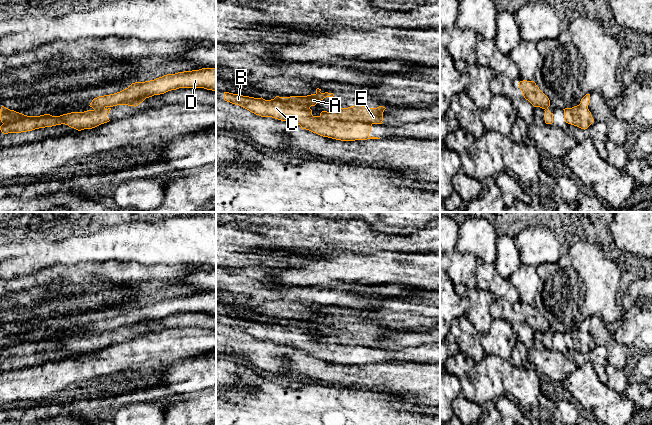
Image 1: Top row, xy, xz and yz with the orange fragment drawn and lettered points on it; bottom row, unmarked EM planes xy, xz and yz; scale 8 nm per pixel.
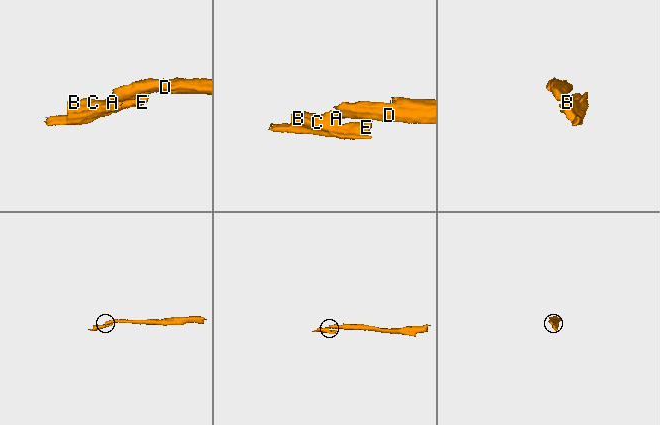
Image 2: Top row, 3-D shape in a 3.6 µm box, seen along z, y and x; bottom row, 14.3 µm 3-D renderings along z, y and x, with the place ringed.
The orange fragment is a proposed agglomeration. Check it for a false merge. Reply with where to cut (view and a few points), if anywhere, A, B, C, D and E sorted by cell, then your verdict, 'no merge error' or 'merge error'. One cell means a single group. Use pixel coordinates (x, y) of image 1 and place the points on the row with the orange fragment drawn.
xy (104, 107), (94, 109) | A B C E / D | merge error

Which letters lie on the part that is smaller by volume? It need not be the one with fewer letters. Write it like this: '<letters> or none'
A, B, C, E

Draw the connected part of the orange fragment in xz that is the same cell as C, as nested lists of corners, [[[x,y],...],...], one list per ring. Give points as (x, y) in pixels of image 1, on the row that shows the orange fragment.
[[[224,92],[224,100],[239,105],[261,117],[272,117],[300,125],[323,137],[341,141],[355,141],[380,139],[371,137],[371,126],[382,124],[383,106],[368,108],[354,105],[348,108],[336,108],[330,112],[322,111],[319,116],[313,116],[311,106],[315,106],[326,97],[333,97],[333,93],[321,93],[307,96],[279,97],[265,100]]]

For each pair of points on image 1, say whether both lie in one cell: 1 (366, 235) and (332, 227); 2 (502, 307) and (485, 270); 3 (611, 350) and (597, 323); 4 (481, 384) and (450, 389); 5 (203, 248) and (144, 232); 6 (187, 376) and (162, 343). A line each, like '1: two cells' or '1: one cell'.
1: one cell
2: two cells
3: one cell
4: two cells
5: one cell
6: two cells

